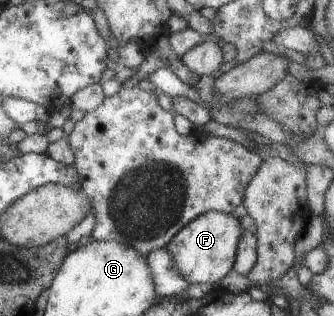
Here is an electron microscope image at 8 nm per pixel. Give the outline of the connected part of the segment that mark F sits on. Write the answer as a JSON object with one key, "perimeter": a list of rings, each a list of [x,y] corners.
{"perimeter":[[[206,212],[186,224],[168,242],[166,250],[170,252],[171,260],[174,260],[174,268],[188,284],[212,284],[220,281],[233,269],[242,230],[239,218],[232,213]]]}

